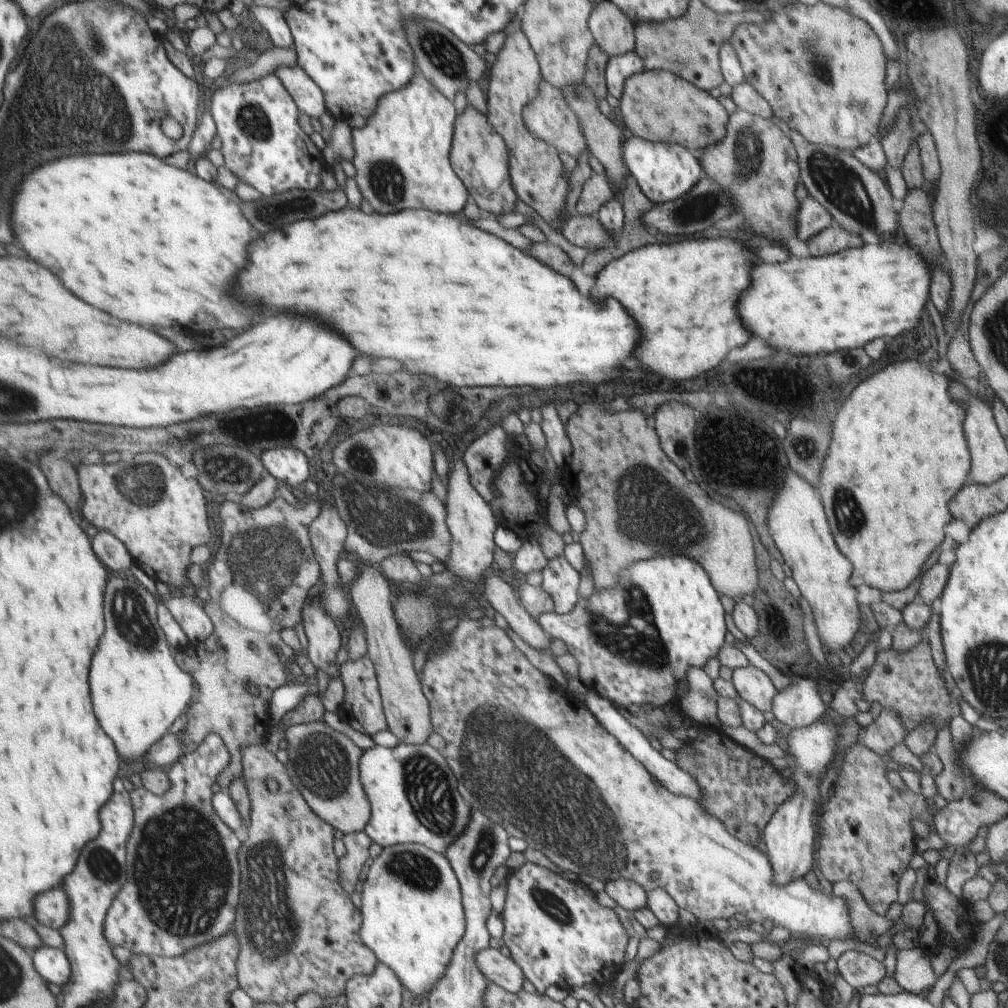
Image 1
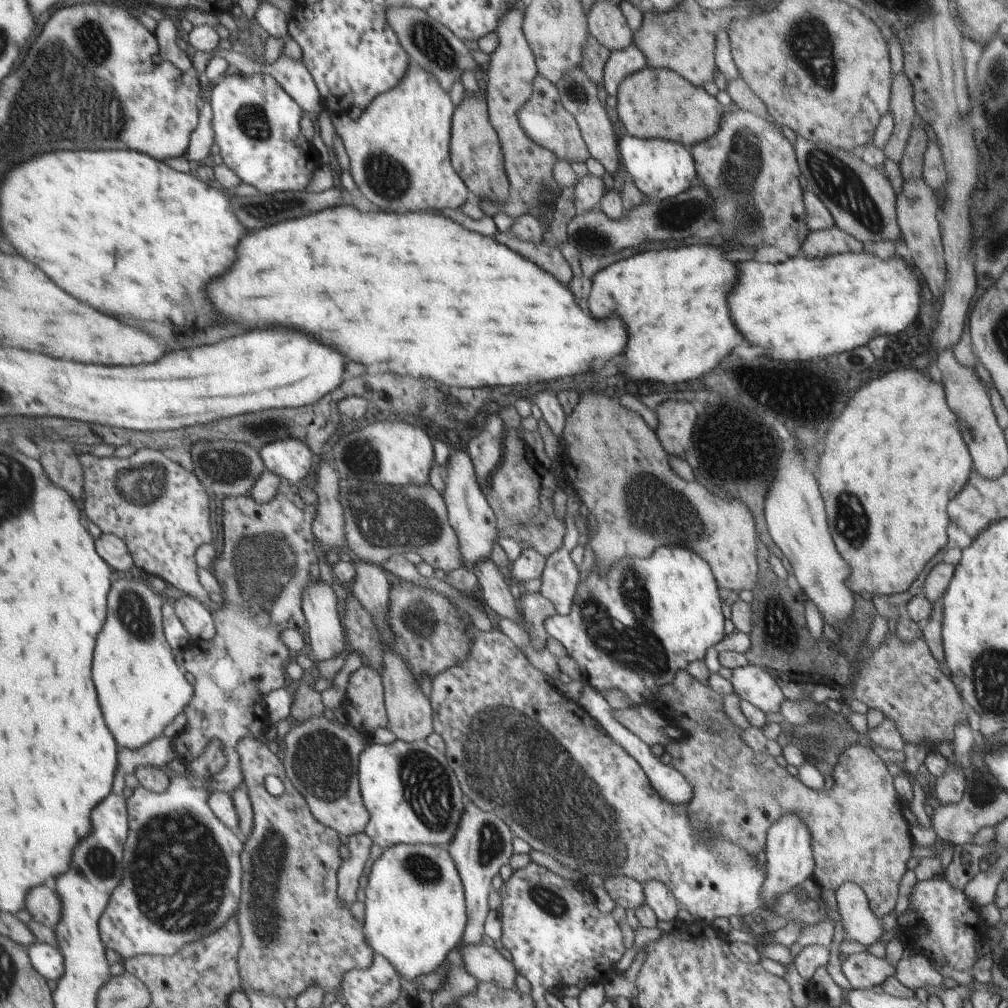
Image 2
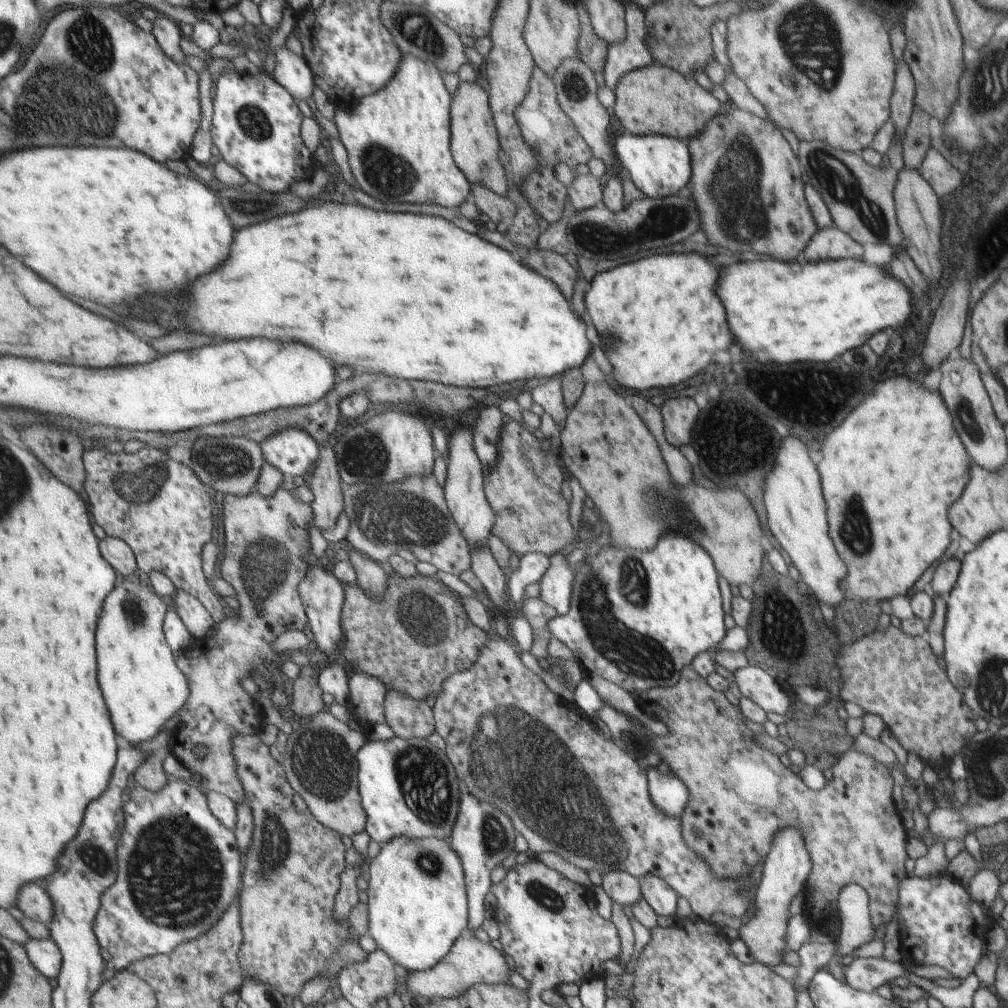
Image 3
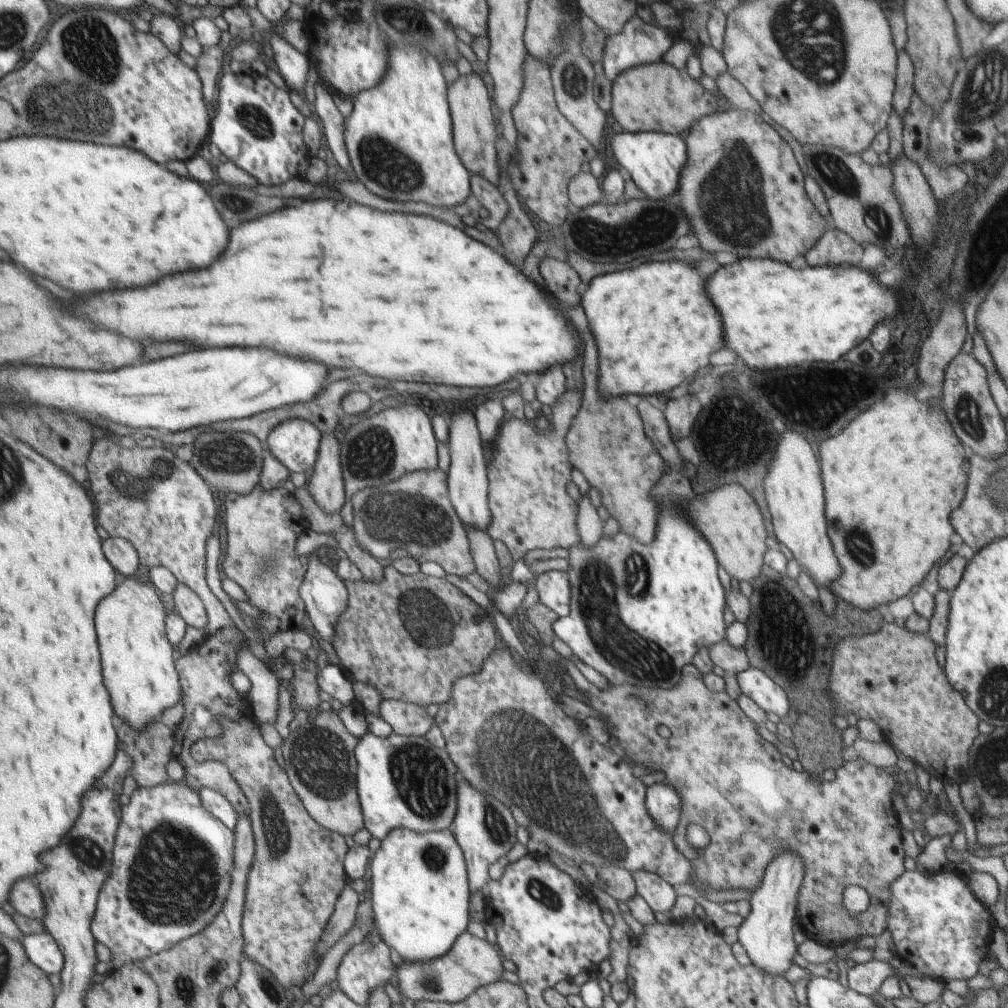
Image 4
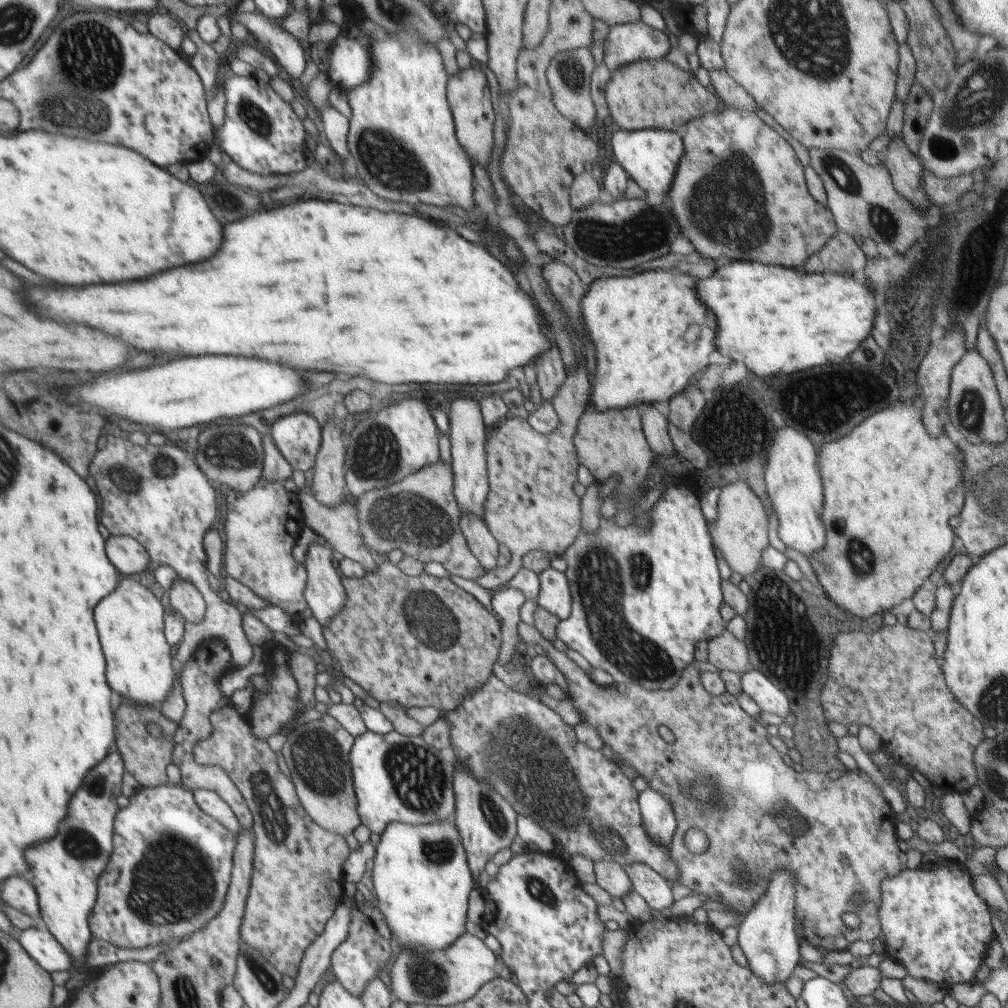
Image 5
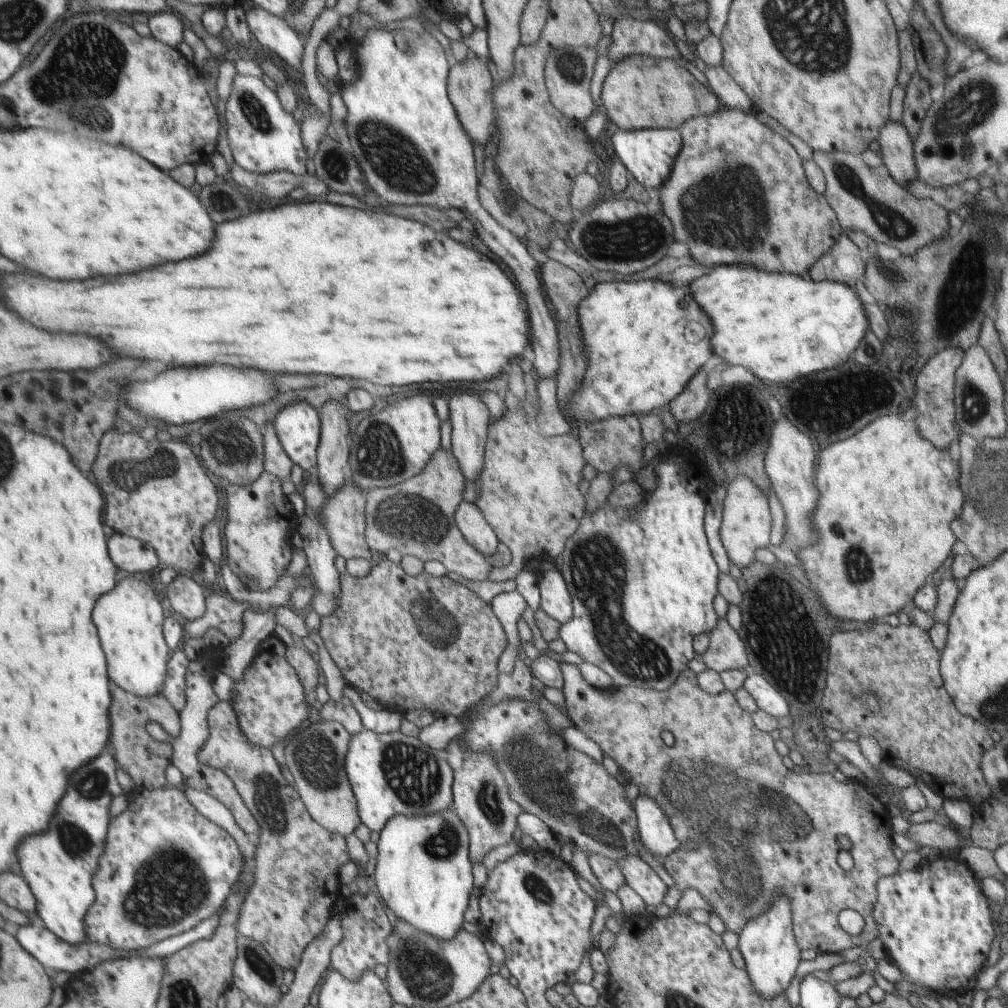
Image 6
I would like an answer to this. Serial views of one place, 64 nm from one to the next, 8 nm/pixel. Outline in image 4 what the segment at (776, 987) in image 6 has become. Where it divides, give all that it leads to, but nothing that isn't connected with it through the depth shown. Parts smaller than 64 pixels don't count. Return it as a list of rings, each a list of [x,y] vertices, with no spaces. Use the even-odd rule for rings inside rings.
[[[788,849],[779,851],[768,862],[760,886],[751,893],[748,899],[749,912],[736,928],[737,942],[743,947],[750,963],[762,973],[772,977],[781,977],[787,972],[795,958],[795,943],[793,940],[793,908],[795,894],[804,876],[804,863],[796,854]]]

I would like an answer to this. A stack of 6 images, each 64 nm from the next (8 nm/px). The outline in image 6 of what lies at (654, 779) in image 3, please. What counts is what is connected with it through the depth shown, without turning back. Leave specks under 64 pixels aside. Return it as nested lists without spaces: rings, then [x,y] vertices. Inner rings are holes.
[[[639,795],[632,808],[636,814],[636,834],[639,842],[655,859],[663,860],[679,846],[667,817],[654,800],[647,796]]]

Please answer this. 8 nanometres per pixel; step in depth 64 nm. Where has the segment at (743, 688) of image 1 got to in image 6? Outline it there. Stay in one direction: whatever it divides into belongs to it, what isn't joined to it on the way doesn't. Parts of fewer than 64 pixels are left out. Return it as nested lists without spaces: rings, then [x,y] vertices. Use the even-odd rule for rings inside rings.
[[[750,672],[743,681],[742,687],[751,695],[757,709],[776,719],[783,718],[787,714],[785,700],[781,698],[778,690],[767,683],[762,676]]]

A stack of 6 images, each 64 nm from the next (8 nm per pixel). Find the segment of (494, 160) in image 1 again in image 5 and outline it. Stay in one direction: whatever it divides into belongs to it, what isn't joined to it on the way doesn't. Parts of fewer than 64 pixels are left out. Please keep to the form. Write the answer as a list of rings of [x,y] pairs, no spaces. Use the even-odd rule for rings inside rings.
[[[469,64],[467,68],[457,69],[447,80],[447,102],[451,110],[457,140],[466,148],[470,159],[477,161],[485,169],[489,150],[493,144],[493,108],[489,102],[489,90],[485,84],[485,74]]]

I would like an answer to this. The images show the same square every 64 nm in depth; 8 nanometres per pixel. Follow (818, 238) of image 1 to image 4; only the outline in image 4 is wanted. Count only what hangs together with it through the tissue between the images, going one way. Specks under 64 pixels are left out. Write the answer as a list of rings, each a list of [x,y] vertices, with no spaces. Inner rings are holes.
[[[830,227],[817,244],[805,255],[802,264],[807,267],[845,265],[859,267],[862,248],[847,233]]]

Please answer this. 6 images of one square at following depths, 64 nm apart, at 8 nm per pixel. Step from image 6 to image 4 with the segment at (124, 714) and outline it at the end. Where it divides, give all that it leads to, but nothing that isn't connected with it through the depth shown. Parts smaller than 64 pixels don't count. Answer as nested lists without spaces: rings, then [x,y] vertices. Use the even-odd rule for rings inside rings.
[[[117,719],[117,724],[120,740],[119,748],[129,753],[129,756],[132,756],[134,759],[134,765],[130,770],[130,774],[134,777],[137,784],[141,787],[156,787],[170,780],[169,774],[167,774],[167,764],[169,764],[171,754],[173,754],[175,732],[161,719],[153,721],[150,727],[147,727],[140,733],[136,733],[134,728],[123,720]]]

